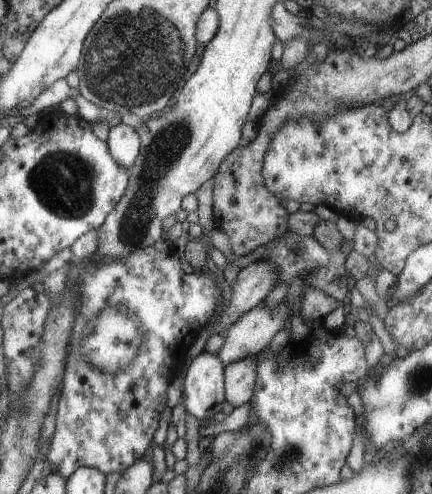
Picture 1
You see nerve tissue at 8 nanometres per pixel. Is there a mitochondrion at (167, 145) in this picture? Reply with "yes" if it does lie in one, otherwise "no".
yes

